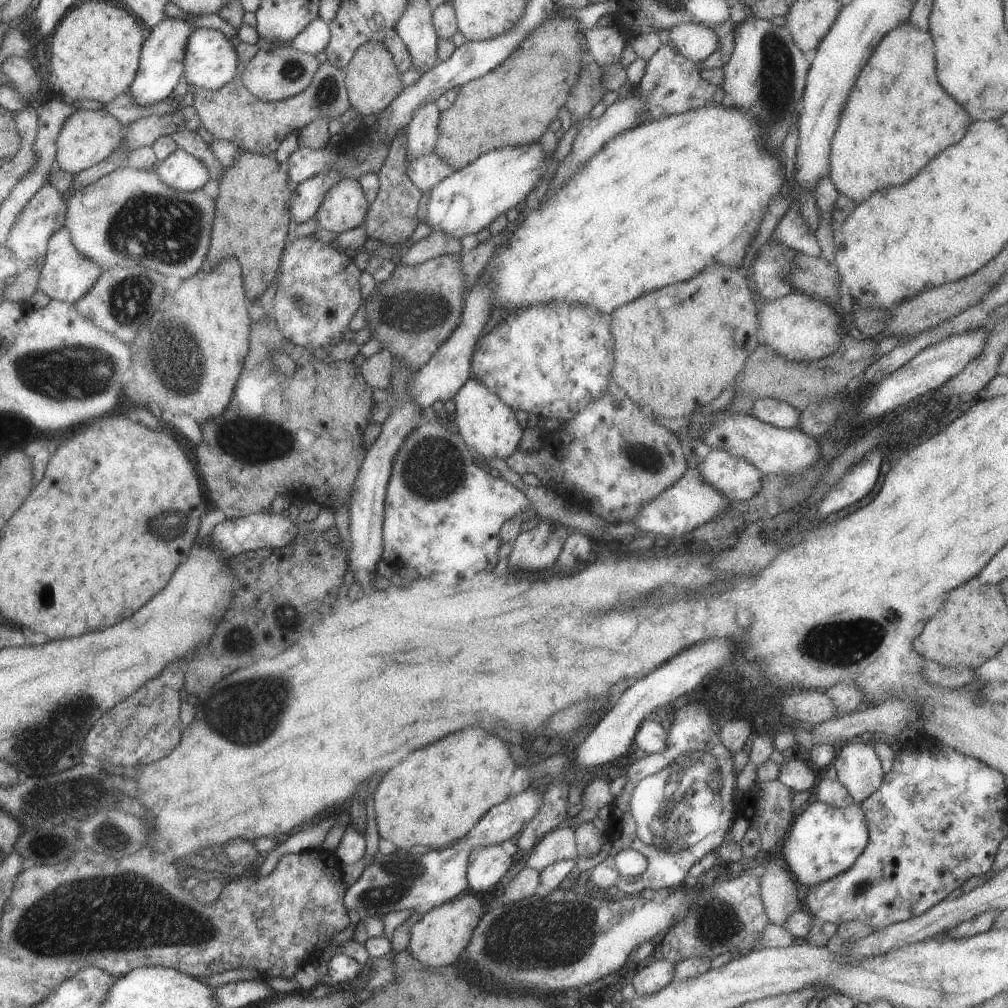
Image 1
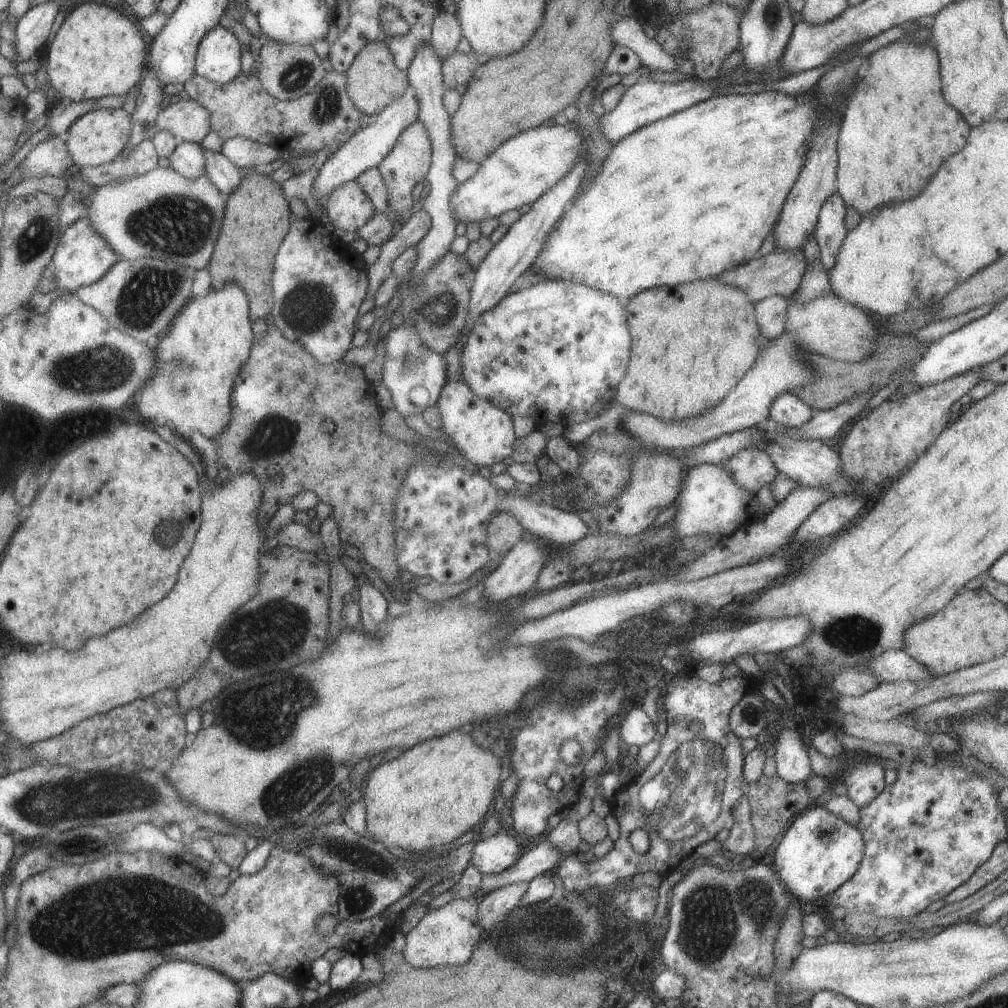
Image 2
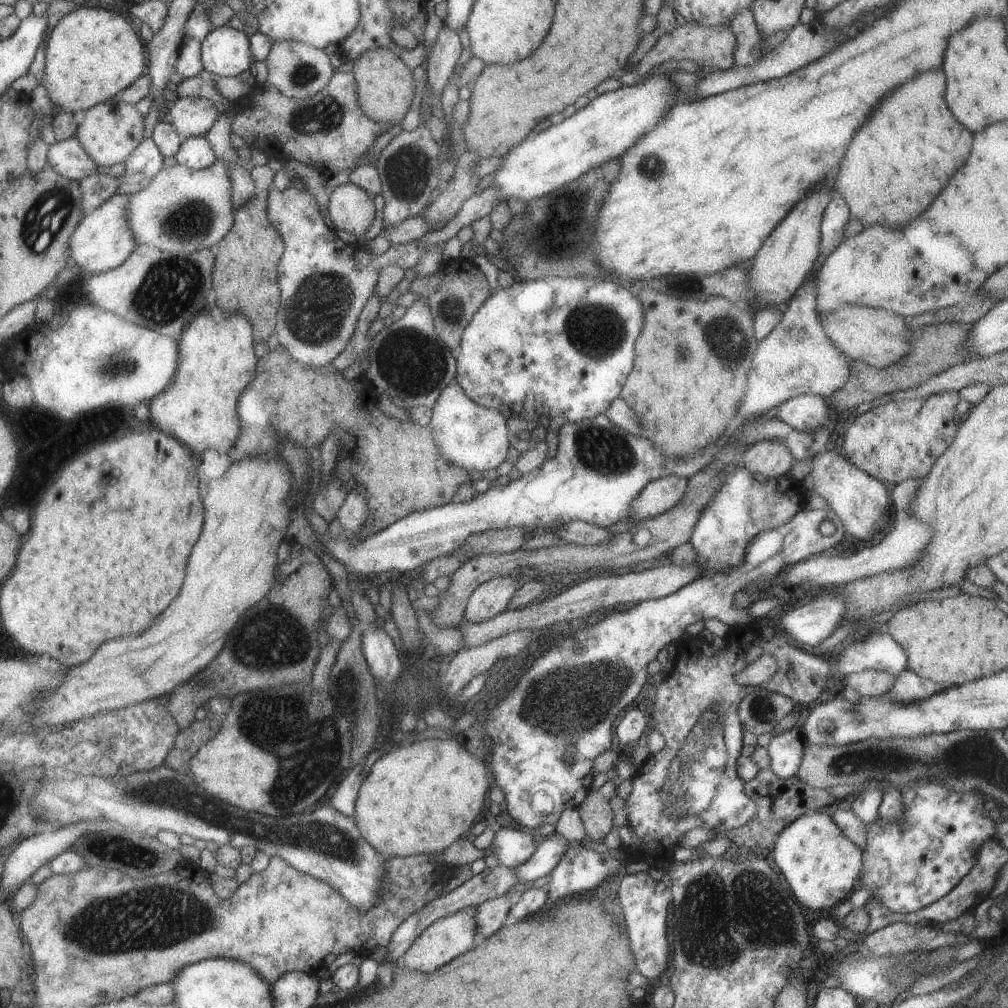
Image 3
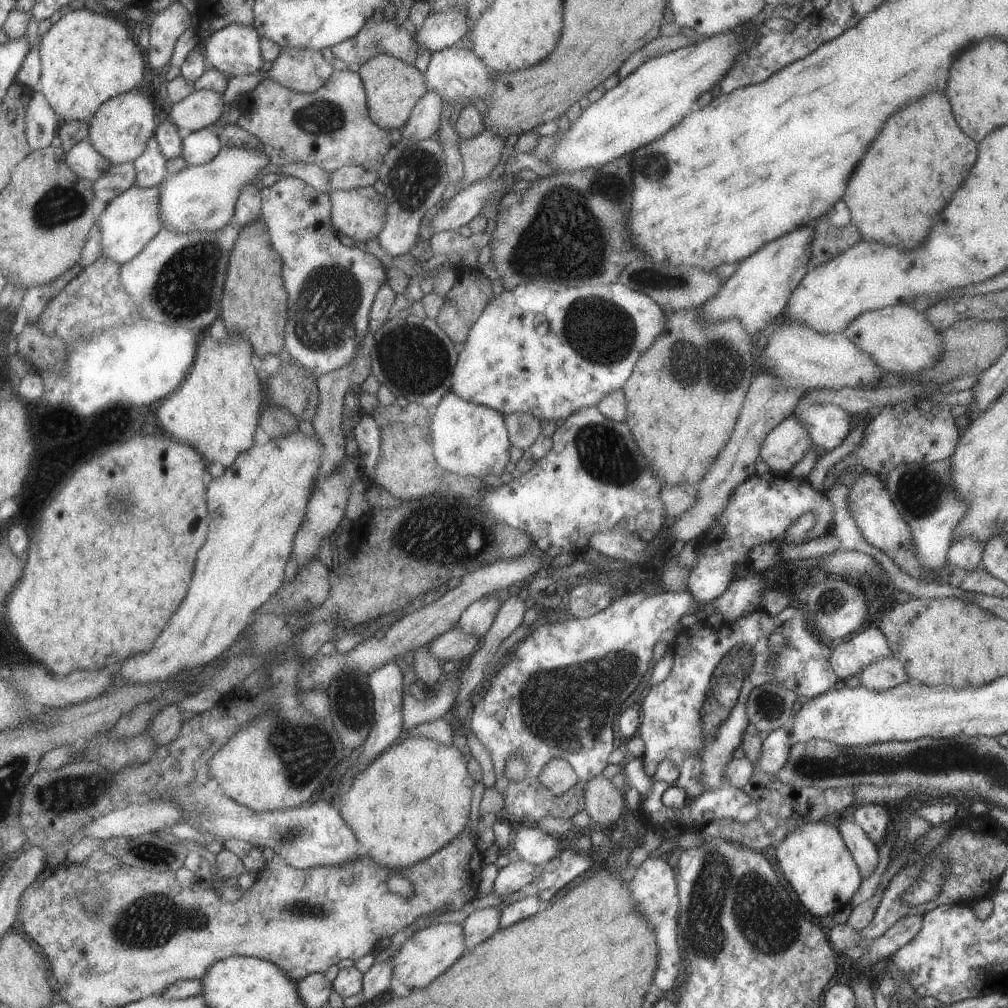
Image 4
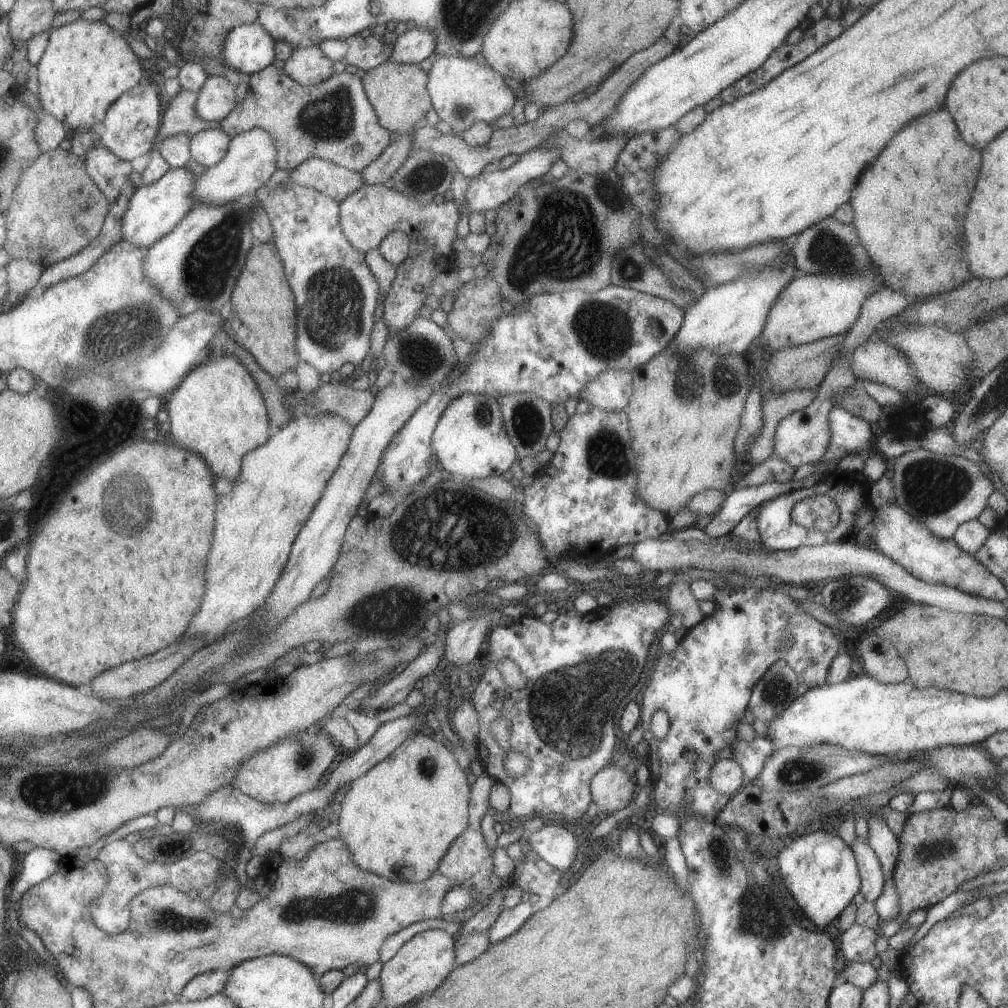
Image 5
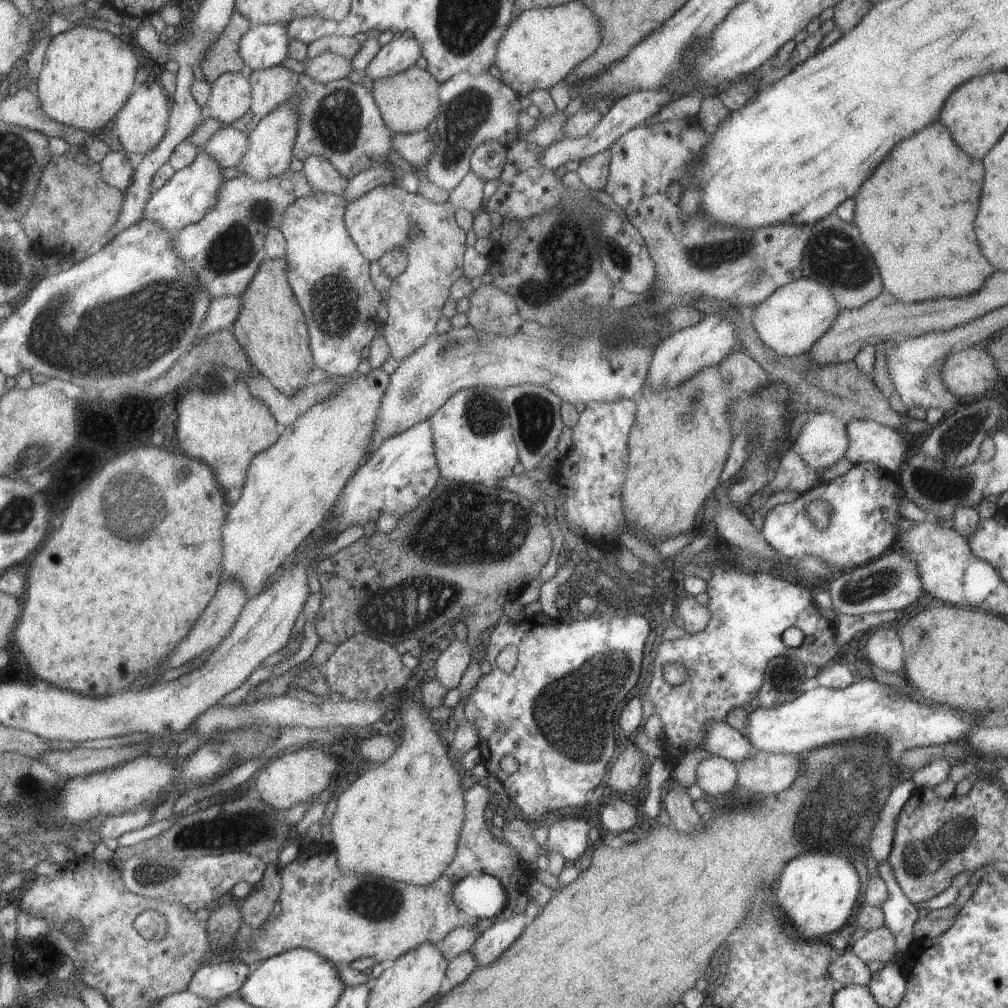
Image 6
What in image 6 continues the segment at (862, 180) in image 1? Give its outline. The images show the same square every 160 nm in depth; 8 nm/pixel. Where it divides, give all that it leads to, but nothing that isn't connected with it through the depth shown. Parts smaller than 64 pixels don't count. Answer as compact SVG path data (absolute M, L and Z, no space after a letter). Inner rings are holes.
M933 124L899 142L857 190L853 198L853 222L875 261L882 287L899 302L918 303L941 297L966 297L977 292L984 280L995 272L993 266L983 260L973 234L983 174L981 162L963 154L941 124Z

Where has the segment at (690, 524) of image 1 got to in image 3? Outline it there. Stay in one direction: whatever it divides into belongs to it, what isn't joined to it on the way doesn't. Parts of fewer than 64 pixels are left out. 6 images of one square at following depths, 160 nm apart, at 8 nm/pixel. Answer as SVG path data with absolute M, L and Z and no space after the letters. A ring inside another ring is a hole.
M743 466L727 473L690 536L696 562L700 565L698 578L704 579L737 567L742 562L746 544L758 532L784 525L803 508L806 496L803 482L793 480L788 474L759 482Z

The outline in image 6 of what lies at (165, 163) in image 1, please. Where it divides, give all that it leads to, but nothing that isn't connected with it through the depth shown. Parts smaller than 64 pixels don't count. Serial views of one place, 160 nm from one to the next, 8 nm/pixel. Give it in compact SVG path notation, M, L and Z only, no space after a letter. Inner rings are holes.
M231 125L221 127L199 150L207 153L221 167L236 166L248 145L248 136Z

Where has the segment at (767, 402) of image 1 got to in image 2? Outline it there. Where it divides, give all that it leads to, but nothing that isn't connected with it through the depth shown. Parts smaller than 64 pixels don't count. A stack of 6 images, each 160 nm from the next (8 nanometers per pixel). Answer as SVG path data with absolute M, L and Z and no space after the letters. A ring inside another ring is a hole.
M784 393L771 402L768 419L775 424L781 424L783 428L799 428L806 424L814 413L795 394Z

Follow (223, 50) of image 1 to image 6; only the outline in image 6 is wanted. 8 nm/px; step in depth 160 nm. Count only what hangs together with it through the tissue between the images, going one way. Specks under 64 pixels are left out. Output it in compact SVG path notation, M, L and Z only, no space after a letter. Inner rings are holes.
M284 24L253 25L240 38L238 53L252 70L268 69L288 57L290 40Z

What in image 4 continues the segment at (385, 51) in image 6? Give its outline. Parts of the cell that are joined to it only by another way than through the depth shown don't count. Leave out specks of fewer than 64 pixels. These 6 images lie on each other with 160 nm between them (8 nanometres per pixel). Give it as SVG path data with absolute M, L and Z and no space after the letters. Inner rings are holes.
M446 9L429 13L414 34L416 45L430 53L460 45L466 32L466 16L461 11Z

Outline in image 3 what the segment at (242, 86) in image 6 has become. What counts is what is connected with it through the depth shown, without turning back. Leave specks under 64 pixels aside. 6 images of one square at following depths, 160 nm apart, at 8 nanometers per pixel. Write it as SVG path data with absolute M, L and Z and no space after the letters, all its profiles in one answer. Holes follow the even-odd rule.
M177 97L173 101L173 105L169 108L169 116L171 117L170 125L175 129L177 134L181 134L185 138L194 136L204 136L207 131L215 124L218 114L213 108L211 102L207 102L205 98L197 97Z

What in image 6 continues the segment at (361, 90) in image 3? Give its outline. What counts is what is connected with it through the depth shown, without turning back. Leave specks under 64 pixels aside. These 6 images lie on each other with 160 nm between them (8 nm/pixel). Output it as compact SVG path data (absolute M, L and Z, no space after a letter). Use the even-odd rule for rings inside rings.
M413 65L393 76L375 79L372 98L378 106L385 126L393 133L414 133L425 129L431 120L435 120L440 107L439 87L440 84L426 69Z

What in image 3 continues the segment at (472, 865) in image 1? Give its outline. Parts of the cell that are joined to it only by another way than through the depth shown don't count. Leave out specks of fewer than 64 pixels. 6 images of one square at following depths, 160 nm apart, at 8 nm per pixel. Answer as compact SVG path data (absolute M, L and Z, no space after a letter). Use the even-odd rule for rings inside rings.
M505 827L494 829L494 849L491 852L504 867L512 869L535 853L537 846L529 833Z

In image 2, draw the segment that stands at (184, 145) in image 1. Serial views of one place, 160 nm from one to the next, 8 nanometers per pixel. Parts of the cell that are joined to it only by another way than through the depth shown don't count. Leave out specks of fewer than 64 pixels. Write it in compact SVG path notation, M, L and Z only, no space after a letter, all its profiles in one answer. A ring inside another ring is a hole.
M205 148L201 150L203 150L204 176L207 176L207 180L224 196L233 192L237 184L253 172L253 168L233 166L221 153L211 152Z

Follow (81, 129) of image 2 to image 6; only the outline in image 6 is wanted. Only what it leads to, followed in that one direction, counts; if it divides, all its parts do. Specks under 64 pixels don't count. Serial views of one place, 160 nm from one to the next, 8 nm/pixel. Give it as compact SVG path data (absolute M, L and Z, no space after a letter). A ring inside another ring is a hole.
M157 82L141 83L127 97L125 104L114 116L108 128L115 133L116 139L124 151L135 156L142 156L152 151L165 134L170 115L170 100Z

